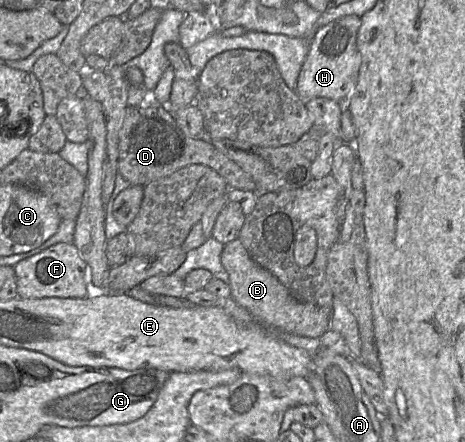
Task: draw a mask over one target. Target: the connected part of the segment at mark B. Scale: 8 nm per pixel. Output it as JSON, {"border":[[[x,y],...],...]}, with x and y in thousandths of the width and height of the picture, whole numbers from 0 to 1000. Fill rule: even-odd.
{"border":[[[512,538],[482,554],[475,572],[475,595],[492,624],[497,672],[512,690],[535,704],[568,740],[591,740],[619,753],[665,765],[688,765],[710,742],[708,710],[671,686],[647,683],[634,676],[587,620],[555,600],[538,581]]]}

